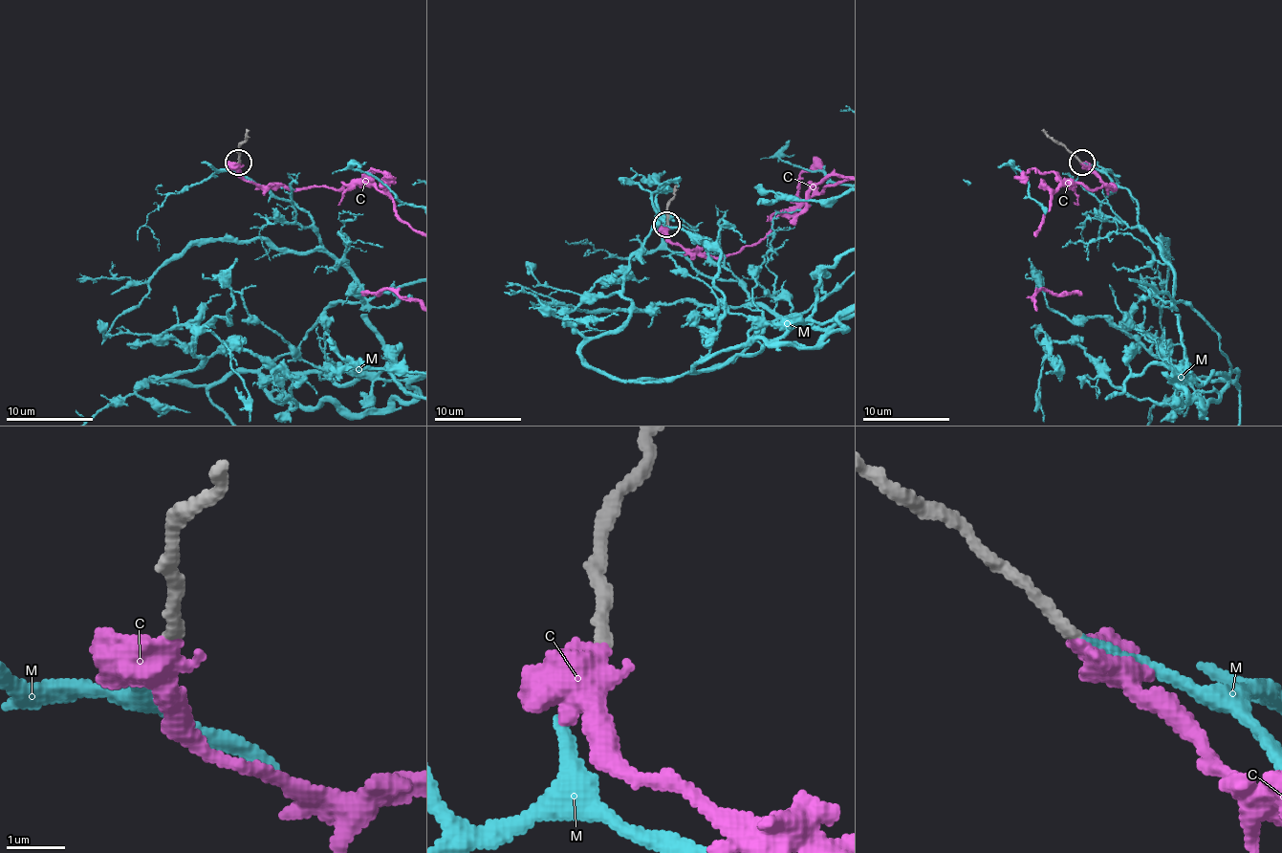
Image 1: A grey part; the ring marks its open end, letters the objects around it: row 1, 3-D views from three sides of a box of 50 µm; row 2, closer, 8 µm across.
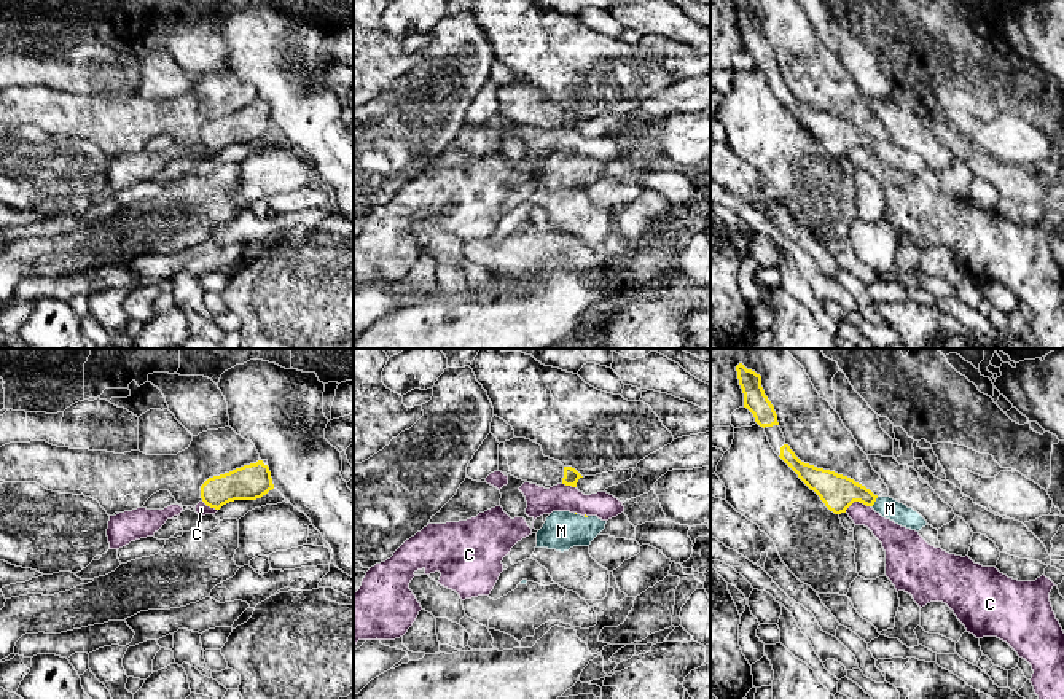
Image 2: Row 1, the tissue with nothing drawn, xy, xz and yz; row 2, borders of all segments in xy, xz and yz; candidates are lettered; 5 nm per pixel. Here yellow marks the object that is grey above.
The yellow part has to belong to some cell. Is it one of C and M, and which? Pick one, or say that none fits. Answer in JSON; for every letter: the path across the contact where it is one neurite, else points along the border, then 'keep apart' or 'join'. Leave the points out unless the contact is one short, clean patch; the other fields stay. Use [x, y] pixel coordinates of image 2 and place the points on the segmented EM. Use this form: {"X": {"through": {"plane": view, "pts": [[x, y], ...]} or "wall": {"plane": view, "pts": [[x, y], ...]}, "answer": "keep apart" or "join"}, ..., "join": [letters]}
{"C": {"wall": {"plane": "yz", "pts": [[870, 505], [854, 502], [844, 511]]}, "answer": "keep apart"}, "M": {"through": {"plane": "yz", "pts": [[838, 492], [859, 492], [875, 500], [889, 508]]}, "answer": "join"}, "join": ["M"]}

